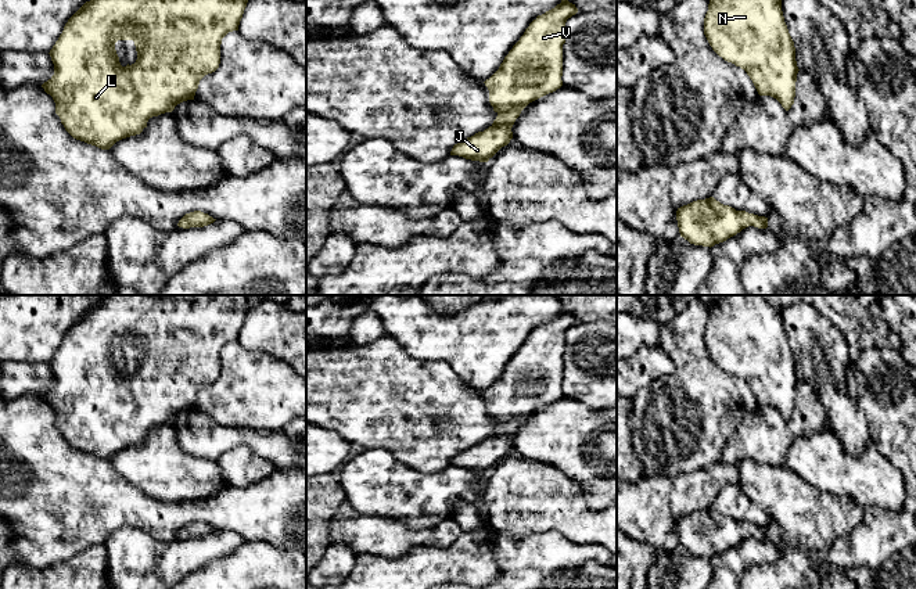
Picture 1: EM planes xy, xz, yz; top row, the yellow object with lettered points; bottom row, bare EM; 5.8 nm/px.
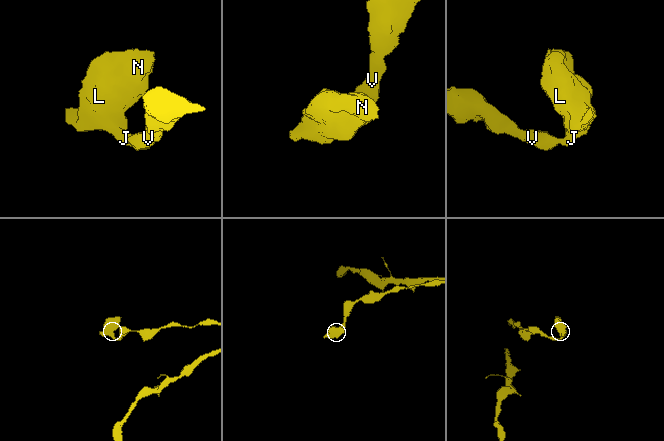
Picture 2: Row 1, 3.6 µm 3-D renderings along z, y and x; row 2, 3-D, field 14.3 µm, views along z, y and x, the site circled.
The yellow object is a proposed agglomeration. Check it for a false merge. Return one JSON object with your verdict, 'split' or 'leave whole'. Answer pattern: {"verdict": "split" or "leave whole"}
{"verdict": "leave whole"}

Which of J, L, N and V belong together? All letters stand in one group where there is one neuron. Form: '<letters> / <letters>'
J L N V

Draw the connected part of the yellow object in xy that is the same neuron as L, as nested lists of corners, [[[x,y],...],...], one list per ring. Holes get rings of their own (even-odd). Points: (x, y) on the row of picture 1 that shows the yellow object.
[[[90,0],[86,1],[65,24],[62,33],[50,50],[54,64],[54,75],[42,85],[55,103],[55,114],[60,116],[65,130],[76,140],[96,146],[101,150],[109,150],[116,141],[140,134],[152,116],[172,112],[183,101],[194,100],[200,80],[215,72],[220,64],[222,39],[233,30],[238,30],[240,21],[248,0]],[[118,40],[133,40],[137,51],[137,60],[132,65],[122,67],[115,50]]]

